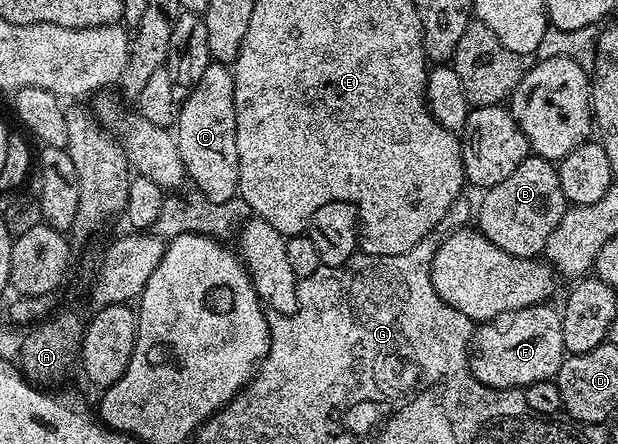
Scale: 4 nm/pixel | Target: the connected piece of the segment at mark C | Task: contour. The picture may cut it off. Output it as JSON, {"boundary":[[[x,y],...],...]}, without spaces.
{"boundary":[[[209,62],[206,72],[202,72],[202,80],[187,91],[188,98],[179,103],[174,137],[178,144],[178,152],[182,156],[184,173],[189,183],[193,182],[200,191],[199,197],[214,204],[222,204],[237,197],[240,189],[238,180],[238,144],[236,143],[236,113],[234,112],[234,80],[231,69],[223,62]]]}

